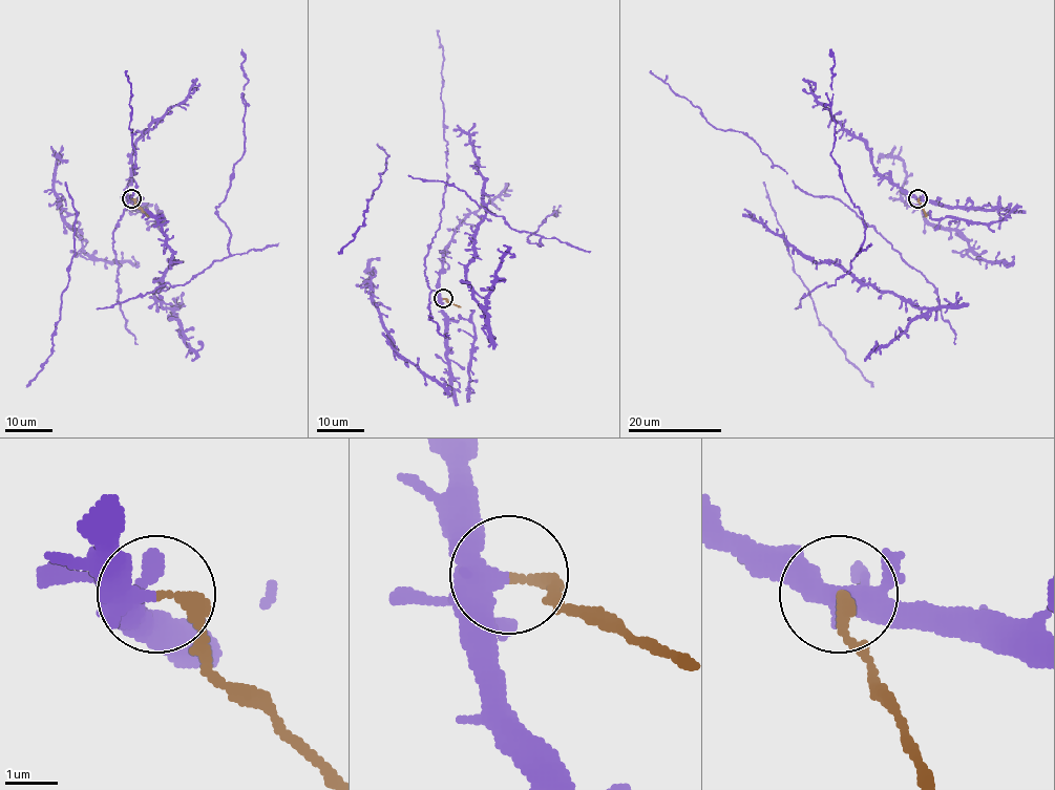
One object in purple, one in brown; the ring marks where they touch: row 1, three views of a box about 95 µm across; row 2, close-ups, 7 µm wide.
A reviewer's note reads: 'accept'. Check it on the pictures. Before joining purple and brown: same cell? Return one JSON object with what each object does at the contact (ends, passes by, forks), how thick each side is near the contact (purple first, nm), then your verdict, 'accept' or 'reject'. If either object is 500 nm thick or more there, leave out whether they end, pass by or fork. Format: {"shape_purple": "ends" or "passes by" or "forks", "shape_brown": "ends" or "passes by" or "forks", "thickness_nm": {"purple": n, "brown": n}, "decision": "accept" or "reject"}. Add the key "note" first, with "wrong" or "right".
{"note": "wrong", "shape_purple": "forks", "shape_brown": "ends", "thickness_nm": {"purple": 320, "brown": 240}, "decision": "reject"}

